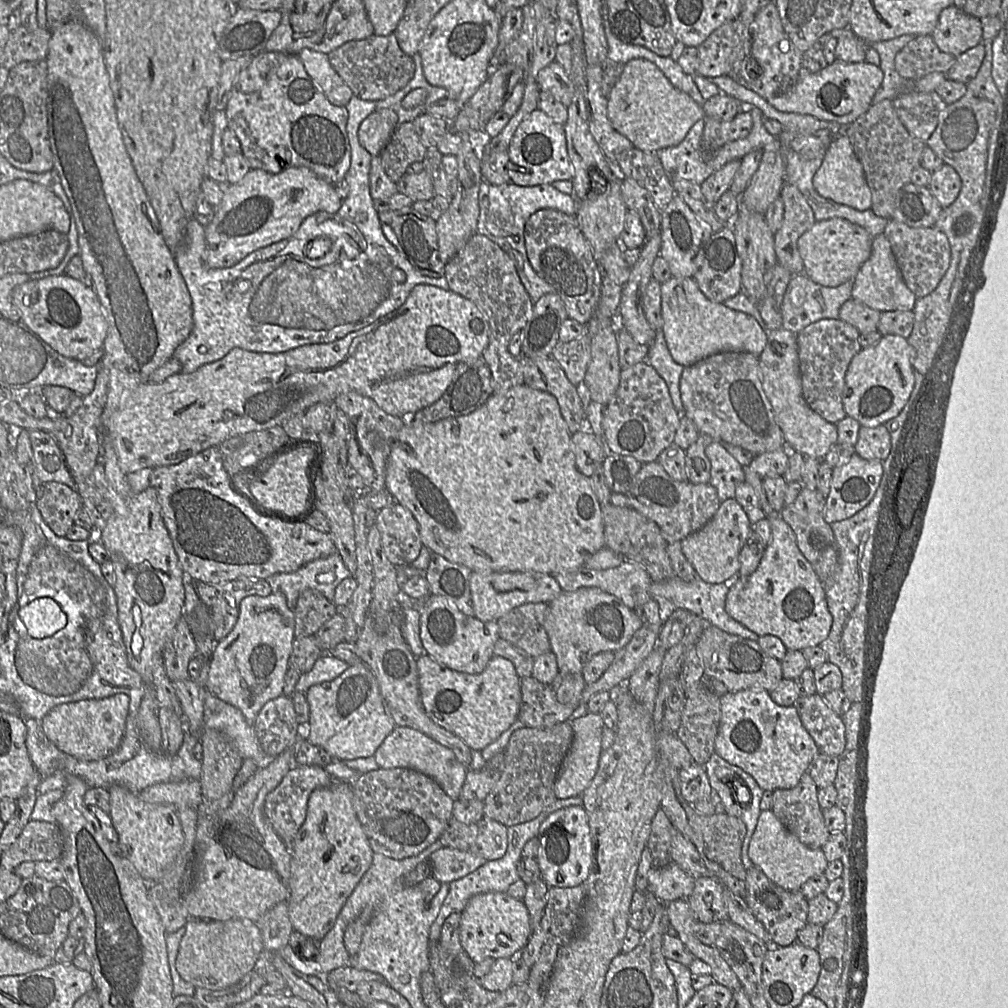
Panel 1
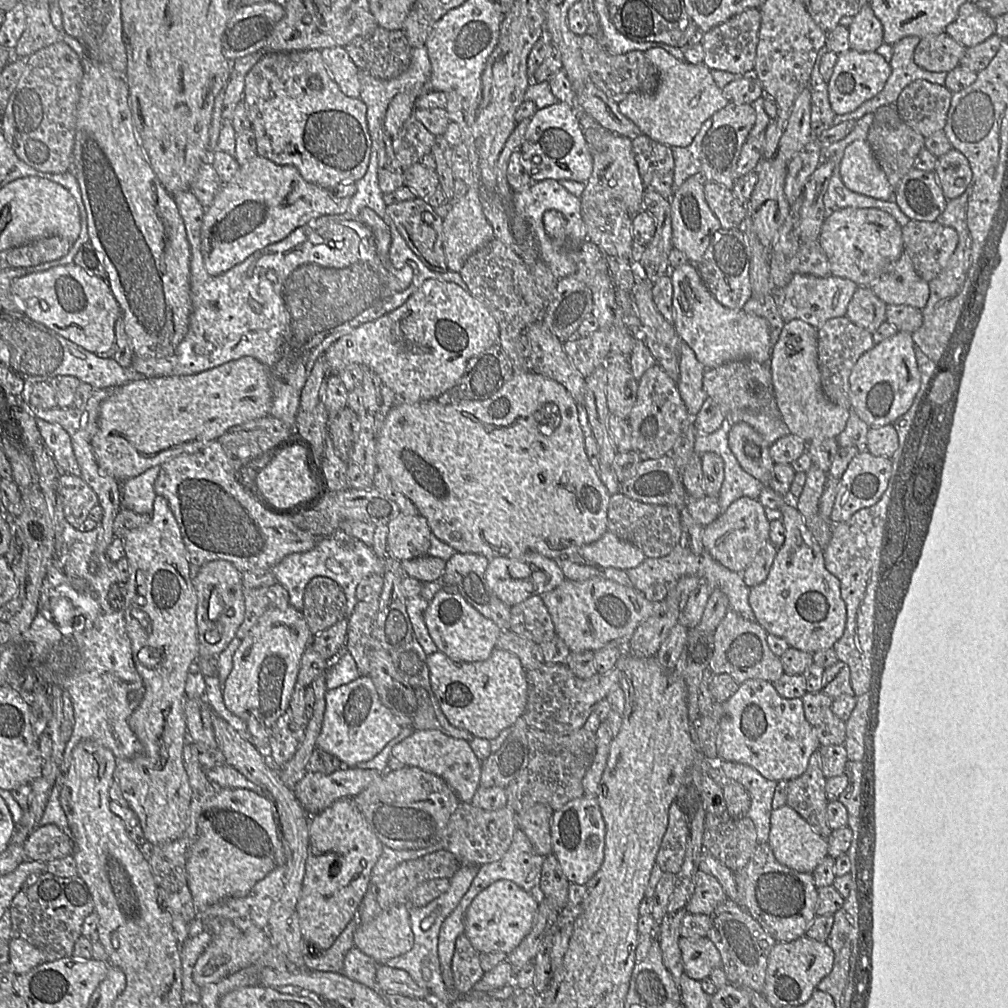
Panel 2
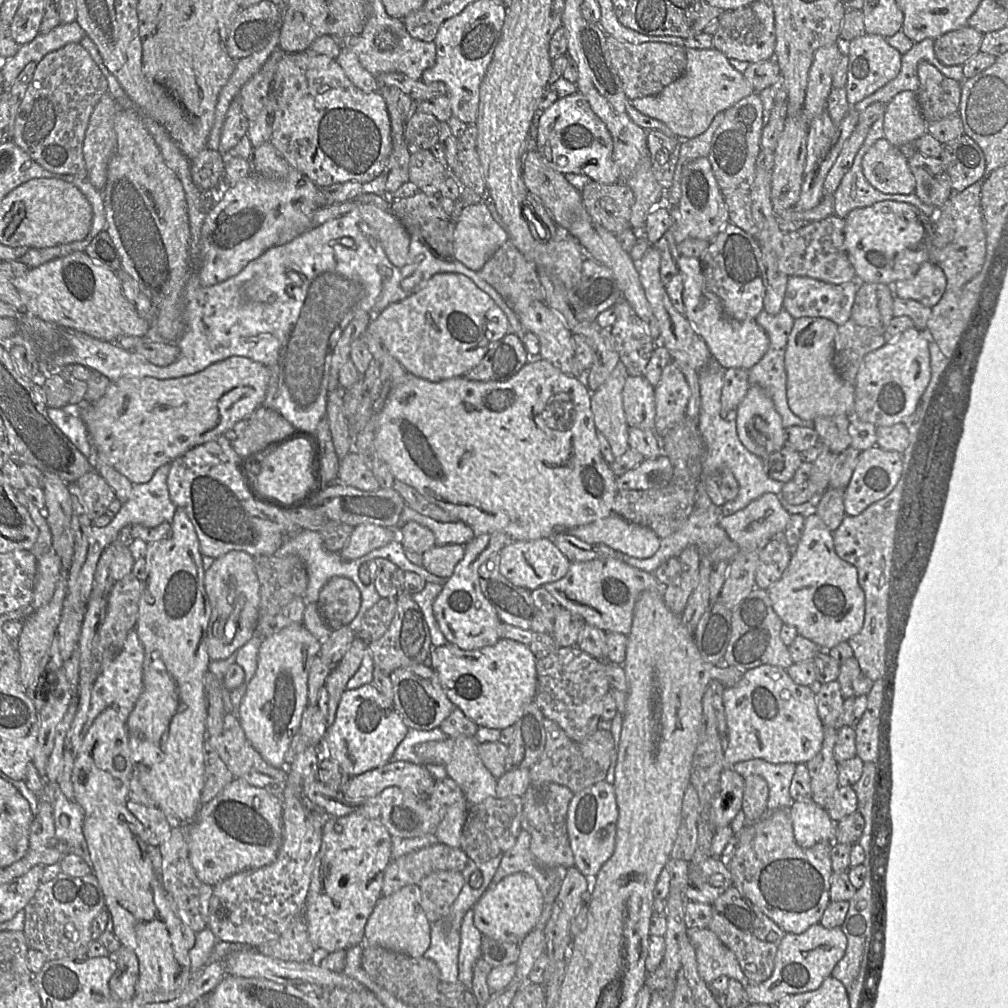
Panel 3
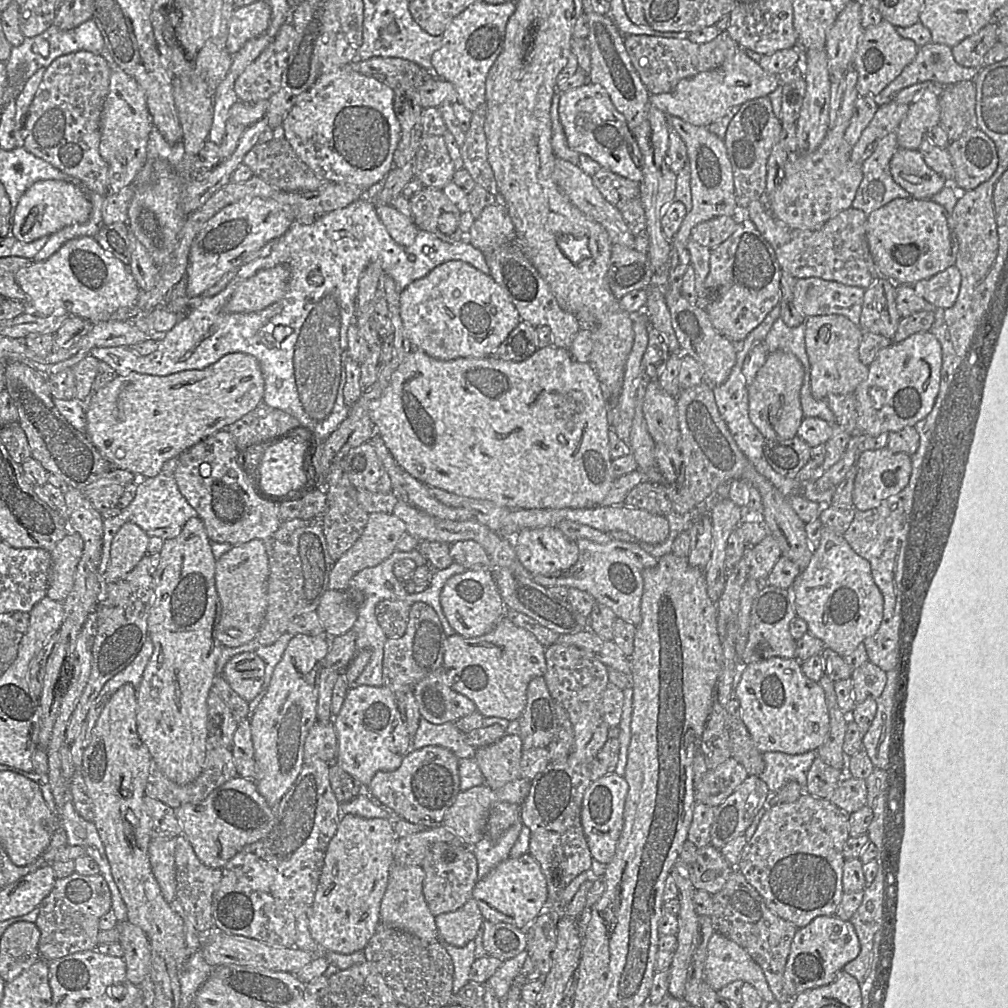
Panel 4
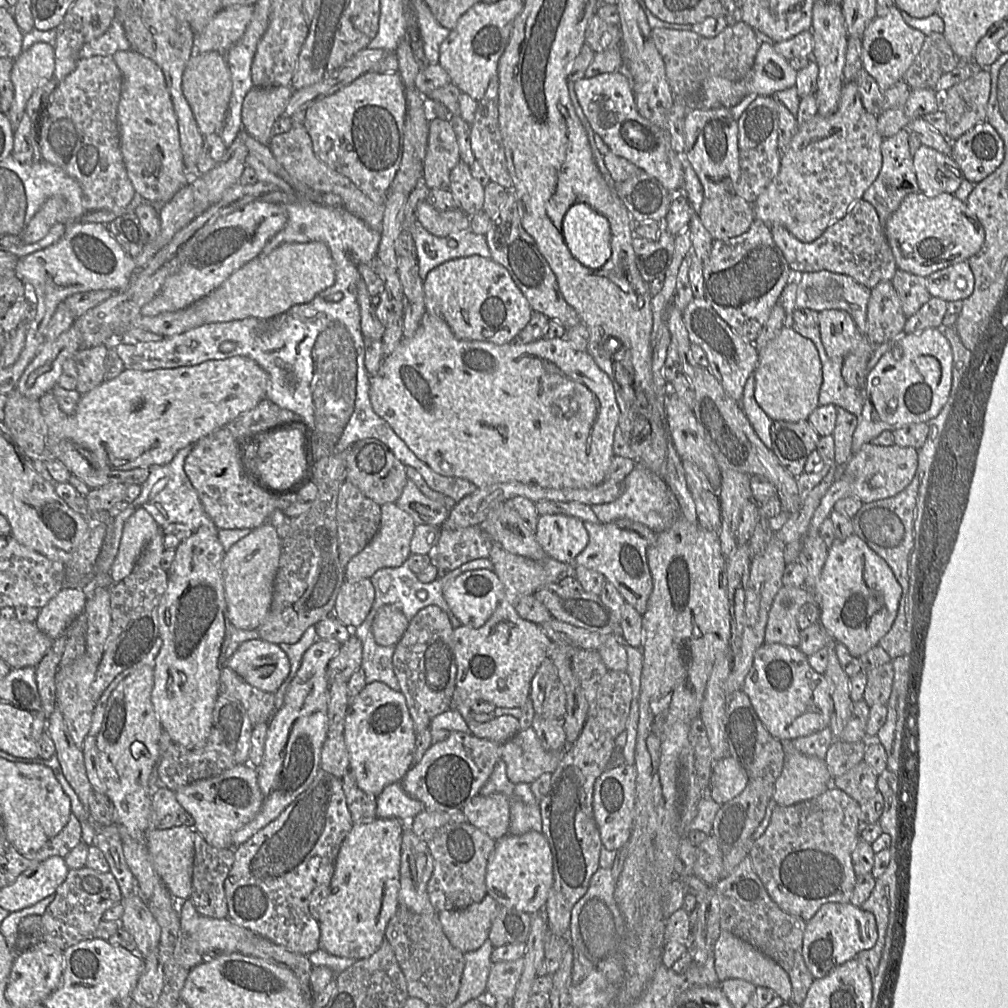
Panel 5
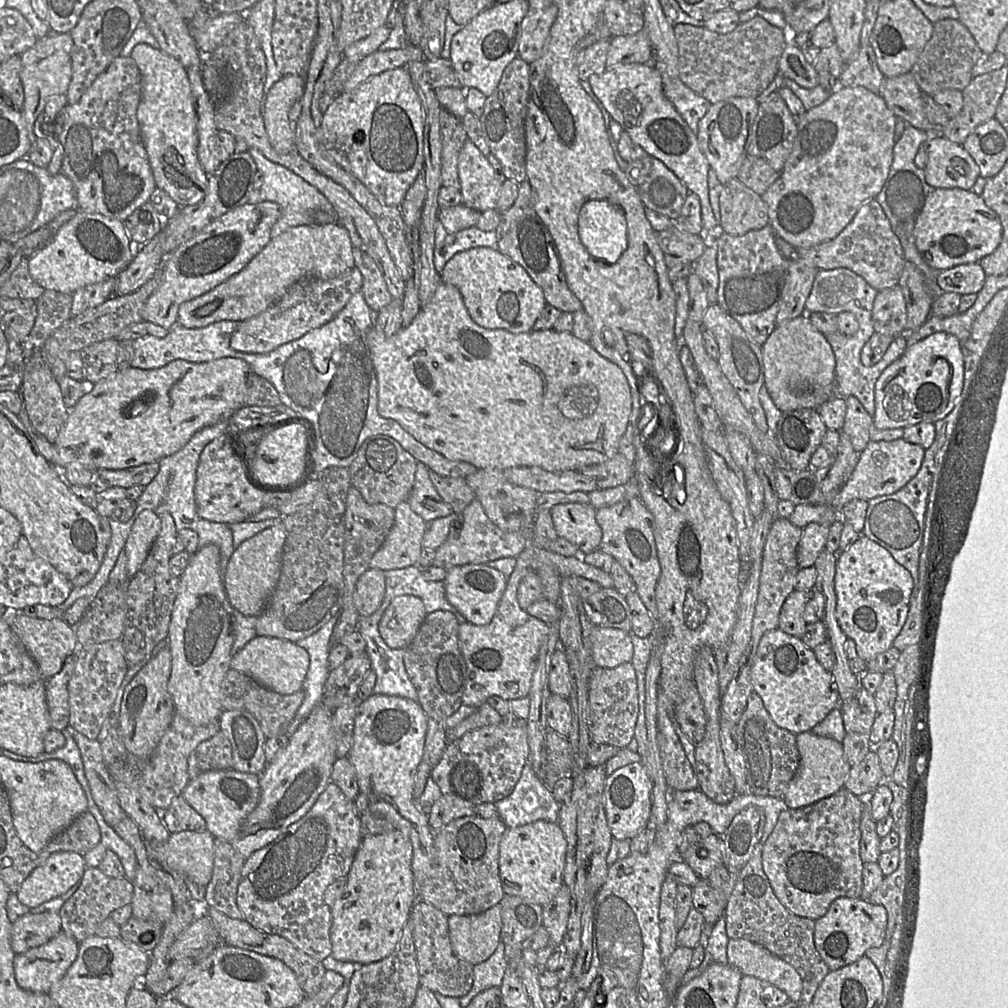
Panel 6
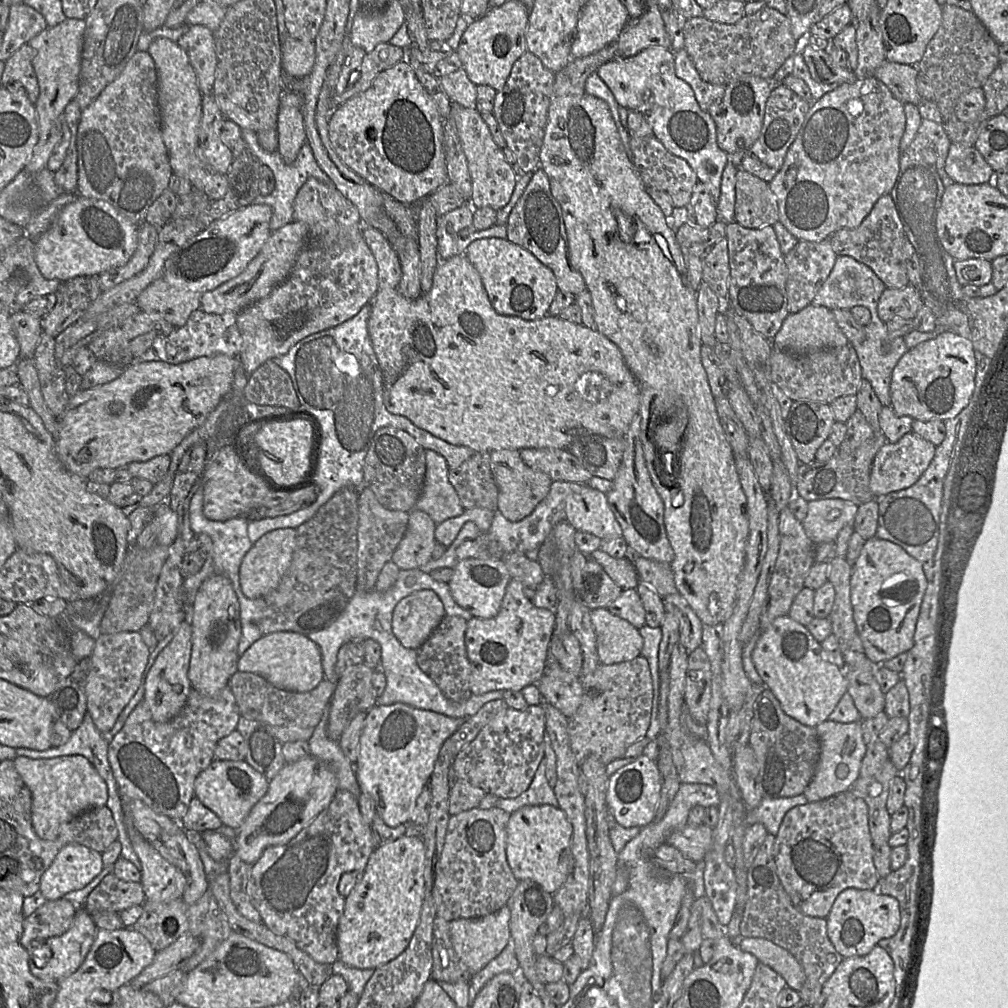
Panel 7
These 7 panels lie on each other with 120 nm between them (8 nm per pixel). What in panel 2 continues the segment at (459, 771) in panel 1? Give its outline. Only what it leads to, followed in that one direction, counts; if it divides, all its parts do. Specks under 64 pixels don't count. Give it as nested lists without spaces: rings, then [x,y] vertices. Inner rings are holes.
[[[416,730],[392,748],[392,756],[405,766],[413,766],[444,779],[461,802],[470,803],[480,787],[482,762],[464,739],[437,730]]]

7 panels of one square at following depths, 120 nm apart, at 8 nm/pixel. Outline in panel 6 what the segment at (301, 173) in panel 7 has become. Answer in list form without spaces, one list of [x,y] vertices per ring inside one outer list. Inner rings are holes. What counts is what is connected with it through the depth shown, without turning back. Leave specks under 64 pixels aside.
[[[248,147],[248,151],[264,177],[261,188],[251,194],[251,203],[270,201],[281,207],[281,216],[271,230],[271,238],[276,238],[291,227],[317,224],[313,219],[316,211],[334,211],[328,199],[306,180],[286,167],[270,161],[258,149]]]

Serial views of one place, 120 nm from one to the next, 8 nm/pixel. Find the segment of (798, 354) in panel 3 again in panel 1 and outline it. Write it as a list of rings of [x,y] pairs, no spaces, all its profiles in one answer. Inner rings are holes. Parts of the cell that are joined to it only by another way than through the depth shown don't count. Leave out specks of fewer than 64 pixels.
[[[784,328],[769,331],[766,346],[758,360],[762,386],[771,403],[774,419],[783,433],[787,450],[823,459],[837,444],[837,427],[813,411],[803,397],[797,335]]]

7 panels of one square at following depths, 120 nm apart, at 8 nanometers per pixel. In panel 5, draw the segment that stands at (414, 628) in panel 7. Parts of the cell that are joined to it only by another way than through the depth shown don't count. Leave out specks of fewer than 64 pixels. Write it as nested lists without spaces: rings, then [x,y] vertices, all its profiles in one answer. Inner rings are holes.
[[[384,605],[378,611],[373,624],[372,633],[380,646],[396,646],[409,627],[410,620],[395,605]]]

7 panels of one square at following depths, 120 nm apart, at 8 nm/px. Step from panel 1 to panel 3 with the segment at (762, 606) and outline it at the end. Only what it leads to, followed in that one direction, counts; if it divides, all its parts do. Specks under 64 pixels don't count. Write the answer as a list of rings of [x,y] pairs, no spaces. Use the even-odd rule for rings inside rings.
[[[757,384],[749,385],[737,407],[736,427],[742,444],[762,459],[780,450],[786,440],[786,428],[772,398]],[[816,514],[805,518],[788,567],[767,592],[783,624],[794,627],[799,636],[814,642],[820,649],[829,650],[847,642],[863,627],[865,596],[858,582],[857,569],[837,555],[833,532]]]

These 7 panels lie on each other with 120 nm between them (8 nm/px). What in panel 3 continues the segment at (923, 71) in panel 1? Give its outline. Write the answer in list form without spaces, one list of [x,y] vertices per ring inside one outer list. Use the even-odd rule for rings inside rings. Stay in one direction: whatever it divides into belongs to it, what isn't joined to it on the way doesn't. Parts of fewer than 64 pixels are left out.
[[[966,26],[935,39],[934,53],[943,65],[964,65],[980,52],[983,39],[983,33]]]

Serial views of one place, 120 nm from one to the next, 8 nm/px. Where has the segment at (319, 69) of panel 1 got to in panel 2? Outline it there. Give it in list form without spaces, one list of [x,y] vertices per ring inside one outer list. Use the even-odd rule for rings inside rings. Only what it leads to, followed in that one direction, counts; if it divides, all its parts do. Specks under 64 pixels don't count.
[[[343,47],[321,50],[324,64],[343,94],[351,98],[360,97],[359,70]]]

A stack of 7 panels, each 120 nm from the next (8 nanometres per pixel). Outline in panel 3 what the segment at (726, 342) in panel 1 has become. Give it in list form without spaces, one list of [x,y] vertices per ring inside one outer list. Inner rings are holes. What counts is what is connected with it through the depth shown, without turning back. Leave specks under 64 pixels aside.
[[[680,256],[677,265],[684,283],[683,314],[694,331],[705,341],[712,357],[726,370],[752,368],[769,348],[766,332],[754,320],[739,321],[726,314],[719,298],[705,286],[699,258]]]

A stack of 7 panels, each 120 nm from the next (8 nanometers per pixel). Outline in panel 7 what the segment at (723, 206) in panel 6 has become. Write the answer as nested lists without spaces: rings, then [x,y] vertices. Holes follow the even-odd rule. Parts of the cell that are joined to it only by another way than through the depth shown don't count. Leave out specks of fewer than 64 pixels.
[[[738,169],[733,222],[754,229],[773,226],[778,219],[777,198],[770,189],[769,183]]]

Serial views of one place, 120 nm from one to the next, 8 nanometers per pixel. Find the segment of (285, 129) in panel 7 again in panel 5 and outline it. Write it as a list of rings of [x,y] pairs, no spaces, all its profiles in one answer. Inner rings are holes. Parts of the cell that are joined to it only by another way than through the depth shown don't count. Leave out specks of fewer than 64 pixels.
[[[290,85],[251,89],[242,102],[243,129],[260,143],[268,145],[274,136],[273,128],[292,94]]]

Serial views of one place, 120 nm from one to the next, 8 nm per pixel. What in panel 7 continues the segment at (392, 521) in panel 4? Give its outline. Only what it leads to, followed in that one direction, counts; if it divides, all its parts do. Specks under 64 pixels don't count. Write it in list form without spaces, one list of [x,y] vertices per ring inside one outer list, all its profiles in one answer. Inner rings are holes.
[[[413,508],[409,512],[405,534],[391,561],[401,570],[419,568],[428,563],[436,544],[436,525],[427,513]]]

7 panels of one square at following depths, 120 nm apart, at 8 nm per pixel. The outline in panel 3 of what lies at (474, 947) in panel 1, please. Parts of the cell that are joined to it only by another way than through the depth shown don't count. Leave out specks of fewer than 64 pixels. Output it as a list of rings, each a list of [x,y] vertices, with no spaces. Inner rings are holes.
[[[514,873],[483,893],[473,905],[473,923],[482,936],[519,944],[535,928],[543,909],[543,895],[534,878],[525,873]]]

